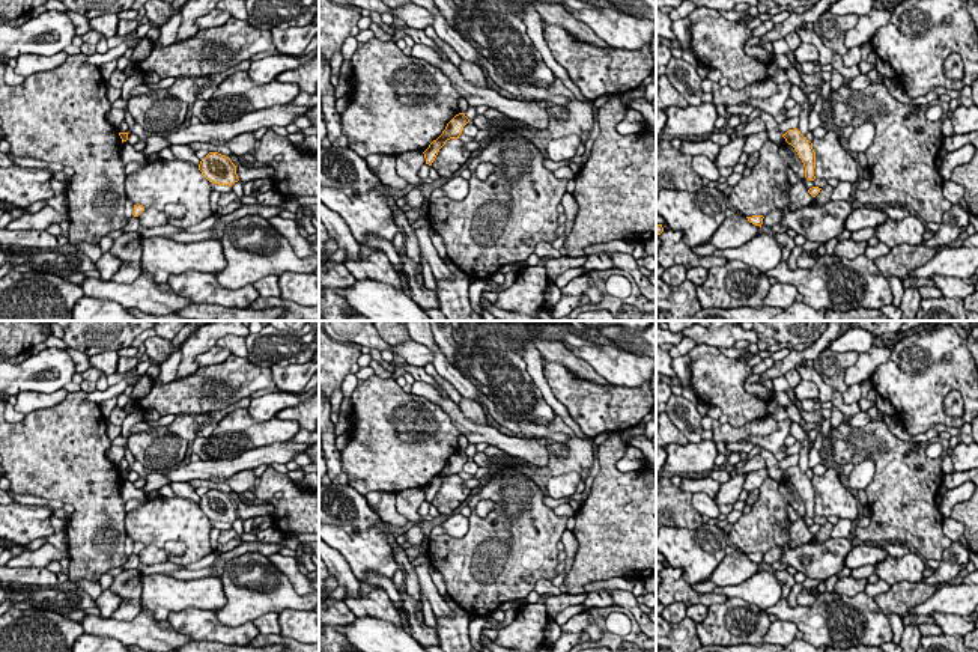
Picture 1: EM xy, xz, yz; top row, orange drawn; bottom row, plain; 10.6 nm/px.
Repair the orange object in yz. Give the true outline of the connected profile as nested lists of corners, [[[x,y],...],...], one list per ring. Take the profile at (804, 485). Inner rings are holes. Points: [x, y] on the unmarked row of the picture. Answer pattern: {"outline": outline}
{"outline": [[[797,465],[788,467],[785,471],[782,471],[785,479],[794,485],[799,495],[803,500],[805,504],[805,515],[808,518],[814,518],[814,506],[816,506],[816,489],[812,486],[812,480],[800,471]]]}

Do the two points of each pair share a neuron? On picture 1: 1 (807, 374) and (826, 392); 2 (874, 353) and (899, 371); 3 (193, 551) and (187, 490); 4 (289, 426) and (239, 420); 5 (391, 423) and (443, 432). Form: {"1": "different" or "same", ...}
{"1": "same", "2": "different", "3": "different", "4": "same", "5": "same"}

